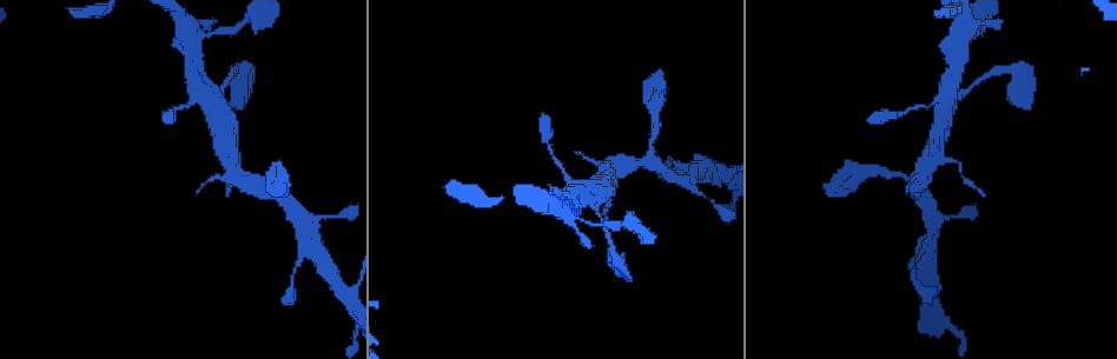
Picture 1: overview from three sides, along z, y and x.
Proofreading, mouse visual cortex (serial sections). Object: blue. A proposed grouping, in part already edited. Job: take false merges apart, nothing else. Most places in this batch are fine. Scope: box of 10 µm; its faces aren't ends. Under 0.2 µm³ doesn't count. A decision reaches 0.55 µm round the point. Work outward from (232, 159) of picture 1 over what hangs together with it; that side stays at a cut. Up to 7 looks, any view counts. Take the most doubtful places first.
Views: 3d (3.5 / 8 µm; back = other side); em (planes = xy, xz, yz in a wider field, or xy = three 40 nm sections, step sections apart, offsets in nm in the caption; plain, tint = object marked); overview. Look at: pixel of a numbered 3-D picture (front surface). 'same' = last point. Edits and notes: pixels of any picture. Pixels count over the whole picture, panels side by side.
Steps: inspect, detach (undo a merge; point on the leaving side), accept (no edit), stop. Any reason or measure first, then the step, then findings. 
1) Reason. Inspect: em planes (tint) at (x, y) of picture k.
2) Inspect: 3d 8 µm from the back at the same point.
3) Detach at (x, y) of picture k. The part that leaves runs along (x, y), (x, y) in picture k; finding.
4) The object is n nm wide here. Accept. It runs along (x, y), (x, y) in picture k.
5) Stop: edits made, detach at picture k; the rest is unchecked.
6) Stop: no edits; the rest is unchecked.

Small branch off a trunk. Inspect: 3d 8 µm at (589, 189) of picture 1.

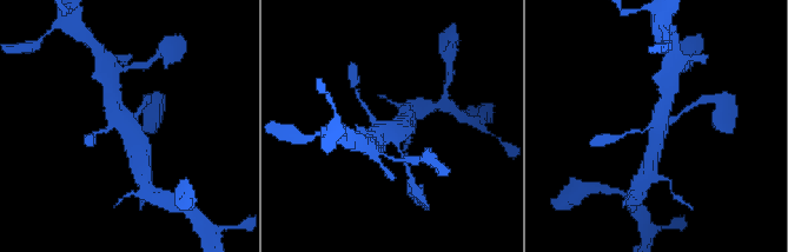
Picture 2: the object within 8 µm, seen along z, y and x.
Zoom in. Inspect: 3d 3.5 µm at the same point.

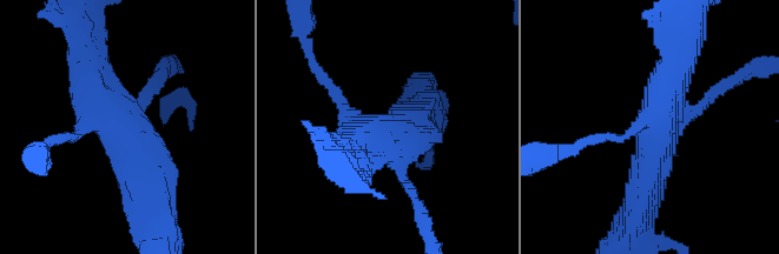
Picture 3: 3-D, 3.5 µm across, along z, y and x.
Inspect: em planes (tint) at (654, 141) of picture 3.

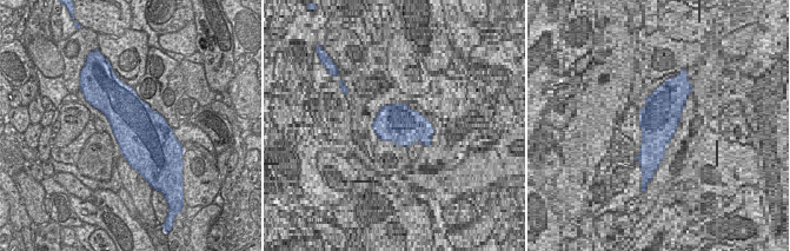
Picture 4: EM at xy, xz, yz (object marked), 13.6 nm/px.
Accept. It runs along (154, 211), (151, 178), (86, 77) in picture 3; one cell here.

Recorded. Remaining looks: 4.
Calibre changes. Inspect: 3d 3.5 µm from the back at (962, 40) of picture 1.

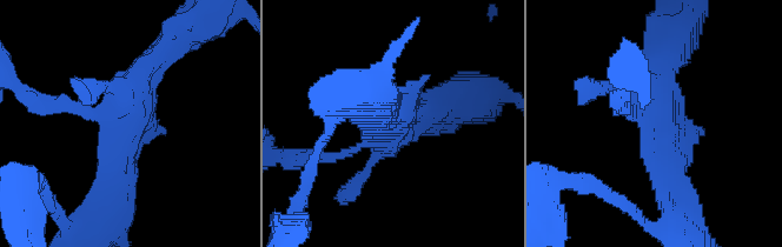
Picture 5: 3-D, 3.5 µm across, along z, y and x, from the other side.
Inspect: em planes (tint) at (653, 125) of picture 5.

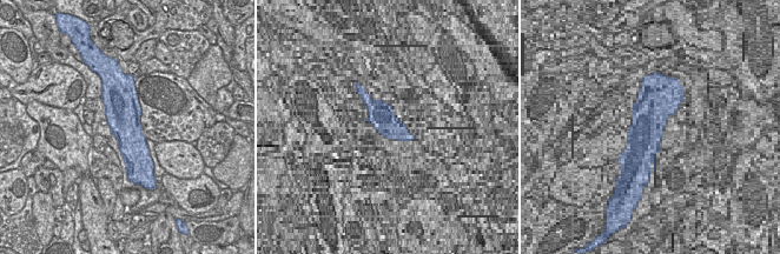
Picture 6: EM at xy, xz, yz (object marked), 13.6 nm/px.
Accept. It runs along (117, 197), (120, 118), (59, 104) in picture 5; one cell here.

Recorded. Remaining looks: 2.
Abrupt turn. Inspect: 3d 3.5 µm at (1005, 71) of picture 1.

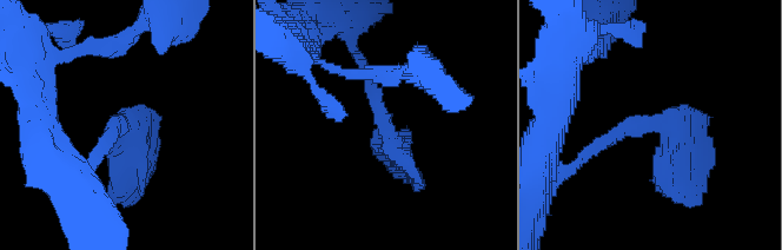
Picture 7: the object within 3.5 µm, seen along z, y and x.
Shape alone is not enough. Inspect: em xy step 1 (tint) at (649, 124) of picture 7.

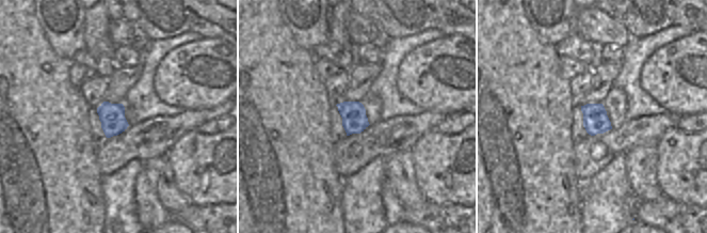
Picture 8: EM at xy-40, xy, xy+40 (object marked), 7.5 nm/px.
Accept. It runs along (362, 60), (395, 157) in picture 7; continuous, no second cell.

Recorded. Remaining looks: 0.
Stop: no edits; the rest is unchecked.

